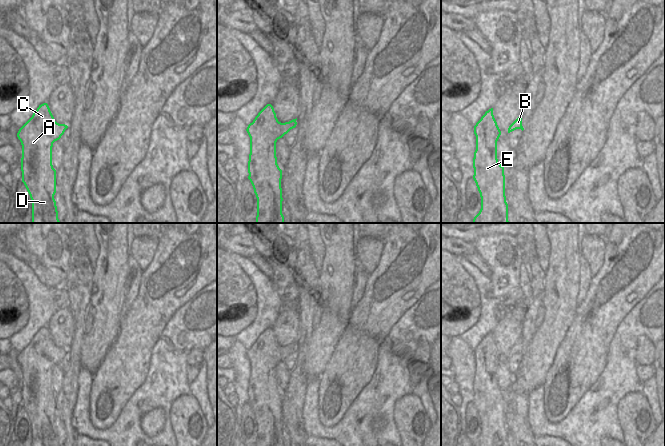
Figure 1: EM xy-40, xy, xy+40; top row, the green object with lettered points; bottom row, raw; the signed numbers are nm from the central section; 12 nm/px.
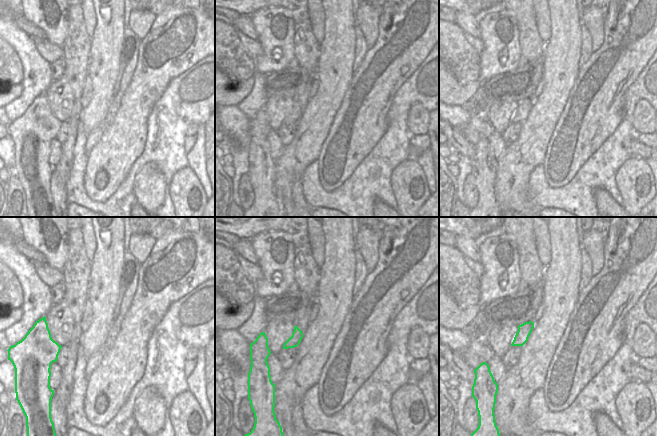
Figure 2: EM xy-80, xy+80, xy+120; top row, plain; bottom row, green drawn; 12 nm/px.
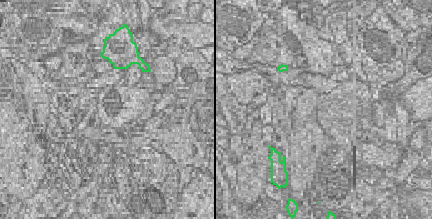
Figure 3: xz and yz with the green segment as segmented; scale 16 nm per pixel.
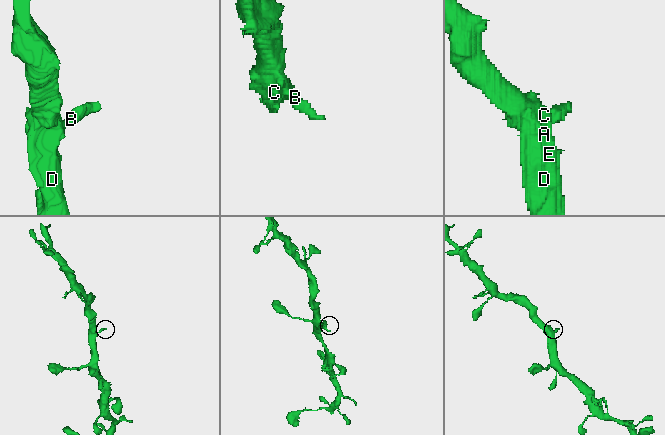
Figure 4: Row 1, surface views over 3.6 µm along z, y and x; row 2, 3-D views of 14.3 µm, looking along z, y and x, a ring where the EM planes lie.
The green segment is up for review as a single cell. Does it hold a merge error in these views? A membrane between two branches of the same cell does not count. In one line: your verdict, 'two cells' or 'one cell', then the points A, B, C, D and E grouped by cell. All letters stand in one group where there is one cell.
one cell; groups A B C D E

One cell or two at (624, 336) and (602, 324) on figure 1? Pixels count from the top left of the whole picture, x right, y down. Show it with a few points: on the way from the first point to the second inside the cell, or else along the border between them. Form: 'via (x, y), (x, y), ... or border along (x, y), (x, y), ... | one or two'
border along (629, 312), (618, 325), (607, 354) | two

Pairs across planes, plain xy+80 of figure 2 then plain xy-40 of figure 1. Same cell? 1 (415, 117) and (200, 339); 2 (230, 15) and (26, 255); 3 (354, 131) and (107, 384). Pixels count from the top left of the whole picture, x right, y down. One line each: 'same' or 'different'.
1: different
2: same
3: same

